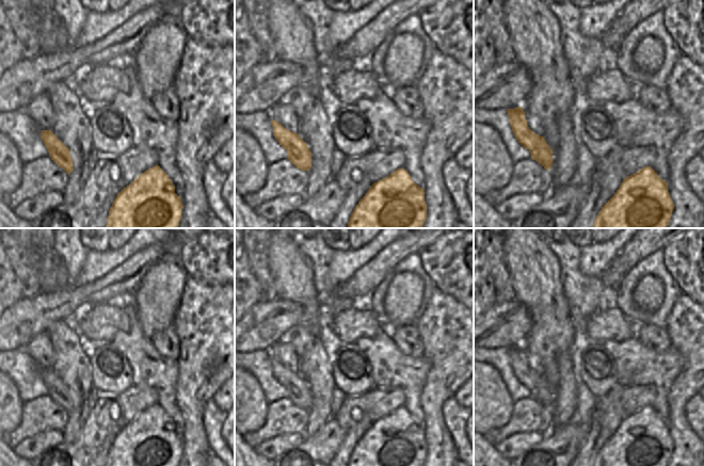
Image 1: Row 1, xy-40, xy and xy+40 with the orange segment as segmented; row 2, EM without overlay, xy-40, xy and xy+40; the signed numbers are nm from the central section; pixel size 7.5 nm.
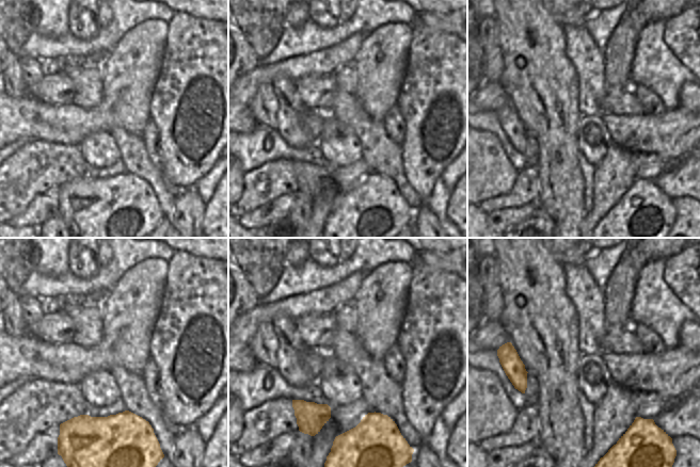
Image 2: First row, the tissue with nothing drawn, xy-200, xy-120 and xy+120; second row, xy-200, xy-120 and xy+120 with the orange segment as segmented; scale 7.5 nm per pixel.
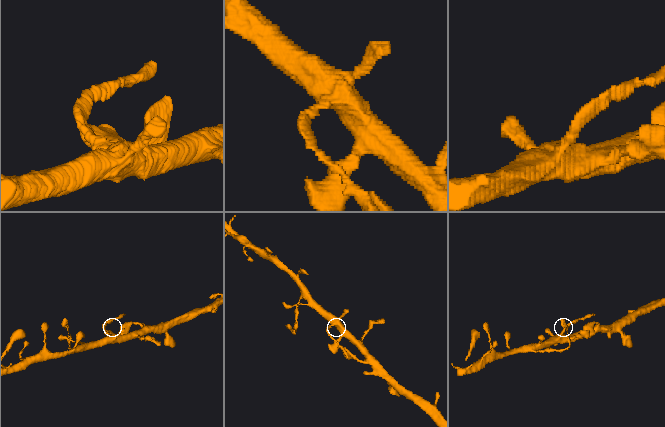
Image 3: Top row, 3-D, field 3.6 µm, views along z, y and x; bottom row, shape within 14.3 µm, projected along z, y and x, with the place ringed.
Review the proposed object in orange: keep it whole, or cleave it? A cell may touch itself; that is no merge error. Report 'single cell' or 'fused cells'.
fused cells

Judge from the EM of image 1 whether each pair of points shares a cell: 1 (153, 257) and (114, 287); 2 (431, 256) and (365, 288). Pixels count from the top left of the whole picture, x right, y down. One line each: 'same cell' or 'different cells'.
1: same cell
2: different cells

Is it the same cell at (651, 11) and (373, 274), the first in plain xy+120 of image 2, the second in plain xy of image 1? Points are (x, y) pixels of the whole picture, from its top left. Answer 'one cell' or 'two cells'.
one cell

